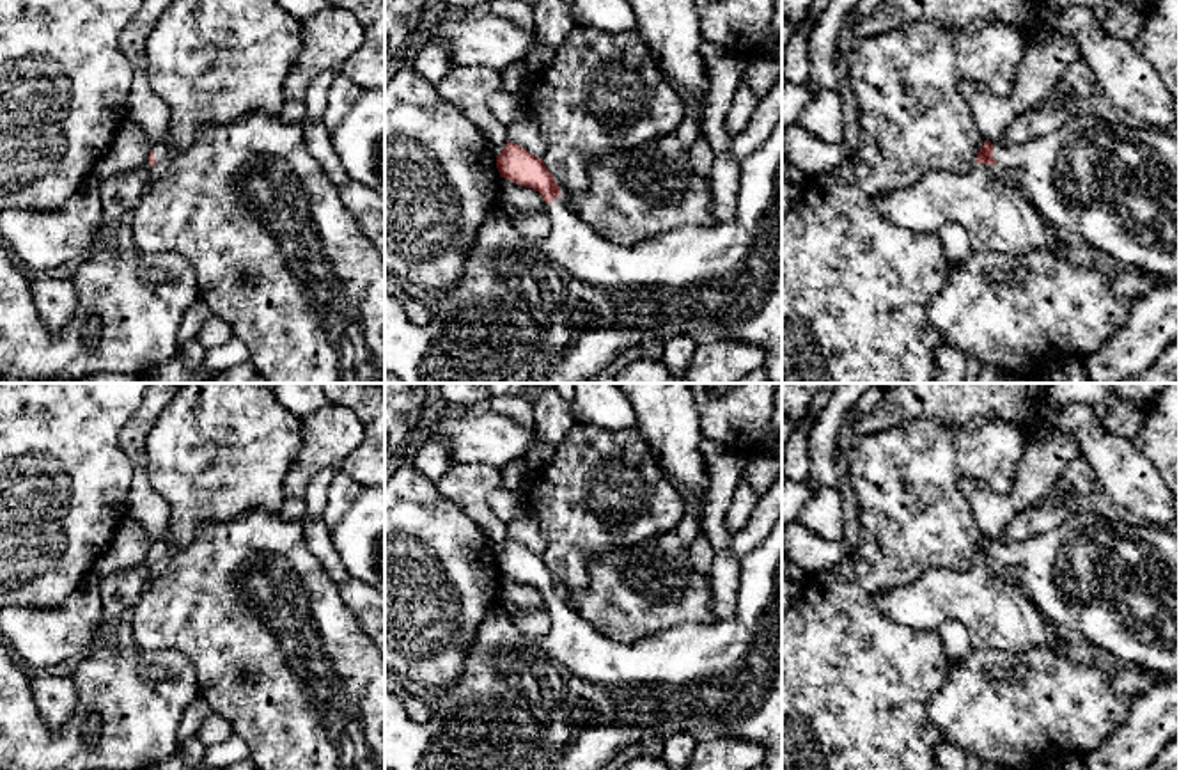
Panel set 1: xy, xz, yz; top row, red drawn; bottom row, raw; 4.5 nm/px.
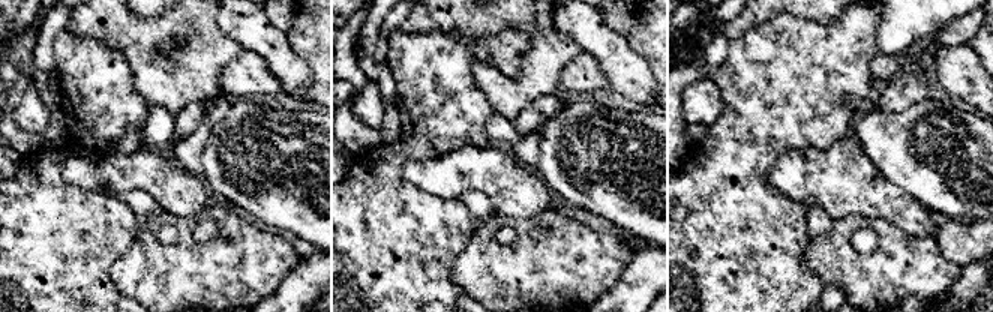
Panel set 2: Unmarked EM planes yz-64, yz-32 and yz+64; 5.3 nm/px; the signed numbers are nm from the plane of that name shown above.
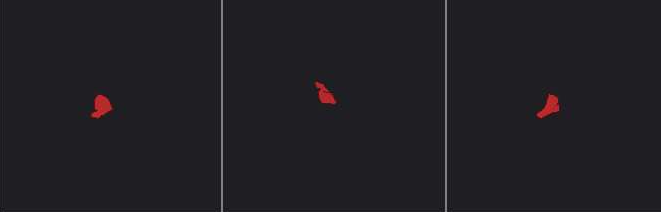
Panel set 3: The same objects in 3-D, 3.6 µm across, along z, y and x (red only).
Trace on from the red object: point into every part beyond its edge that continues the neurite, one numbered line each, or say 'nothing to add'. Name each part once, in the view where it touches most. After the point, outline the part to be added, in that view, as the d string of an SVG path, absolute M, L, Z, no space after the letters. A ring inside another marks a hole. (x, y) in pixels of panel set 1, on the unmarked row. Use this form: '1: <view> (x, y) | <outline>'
1: yz (1116, 584) | M1076 513L1025 541L993 541L993 555L1019 568L1021 591L1058 630L1080 633L1124 665L1179 681L1179 536L1170 529Z

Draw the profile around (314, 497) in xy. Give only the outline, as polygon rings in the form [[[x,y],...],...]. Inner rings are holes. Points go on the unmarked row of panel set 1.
[[[326,470],[319,474],[305,490],[305,516],[307,525],[312,520],[321,520],[326,507],[326,491],[335,475],[335,470]]]

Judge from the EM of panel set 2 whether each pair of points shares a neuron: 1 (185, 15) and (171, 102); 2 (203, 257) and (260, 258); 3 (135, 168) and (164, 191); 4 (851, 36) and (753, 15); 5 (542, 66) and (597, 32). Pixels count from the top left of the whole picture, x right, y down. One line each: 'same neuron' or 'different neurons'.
1: same neuron
2: same neuron
3: same neuron
4: different neurons
5: different neurons

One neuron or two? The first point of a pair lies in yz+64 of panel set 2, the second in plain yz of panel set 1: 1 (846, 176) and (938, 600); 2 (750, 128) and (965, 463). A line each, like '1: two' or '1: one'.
1: one
2: one

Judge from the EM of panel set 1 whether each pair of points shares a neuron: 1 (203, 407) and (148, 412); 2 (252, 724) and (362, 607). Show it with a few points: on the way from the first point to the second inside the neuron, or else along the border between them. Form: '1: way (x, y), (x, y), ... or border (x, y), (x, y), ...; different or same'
1: border (171, 401), (149, 432), (144, 447); different
2: border (339, 586), (343, 602), (366, 634); different

